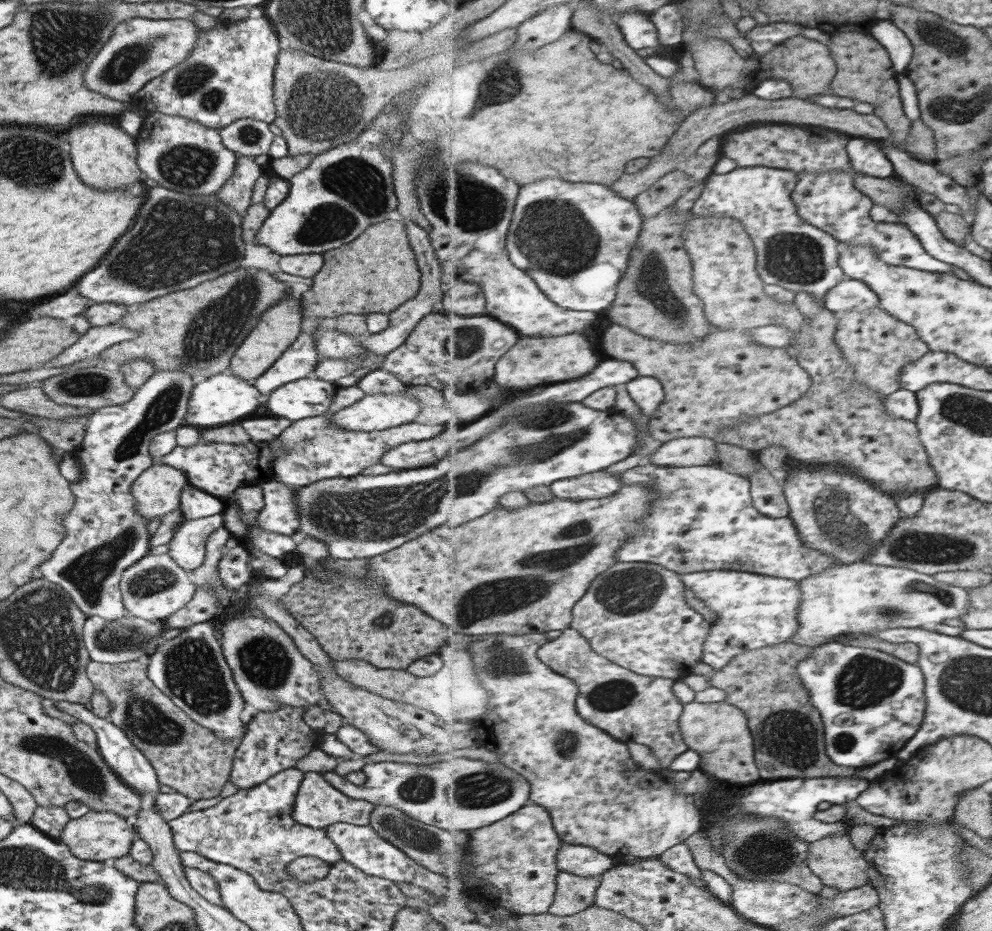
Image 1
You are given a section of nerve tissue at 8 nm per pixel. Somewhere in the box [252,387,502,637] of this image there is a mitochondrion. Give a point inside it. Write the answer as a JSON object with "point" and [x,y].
{"point":[384,620]}

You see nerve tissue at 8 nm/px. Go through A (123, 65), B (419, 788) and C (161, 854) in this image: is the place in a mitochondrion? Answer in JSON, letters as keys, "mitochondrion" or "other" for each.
{"A":"mitochondrion","B":"mitochondrion","C":"other"}

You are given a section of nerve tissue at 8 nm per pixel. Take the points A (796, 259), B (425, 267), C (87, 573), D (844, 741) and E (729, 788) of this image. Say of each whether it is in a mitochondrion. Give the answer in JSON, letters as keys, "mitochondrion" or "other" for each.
{"A":"mitochondrion","B":"other","C":"mitochondrion","D":"mitochondrion","E":"other"}

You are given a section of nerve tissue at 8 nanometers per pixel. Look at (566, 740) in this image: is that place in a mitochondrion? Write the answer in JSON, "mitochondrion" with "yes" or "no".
{"mitochondrion":"yes"}

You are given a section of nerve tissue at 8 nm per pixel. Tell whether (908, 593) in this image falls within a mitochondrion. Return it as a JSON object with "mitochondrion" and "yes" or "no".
{"mitochondrion":"yes"}

